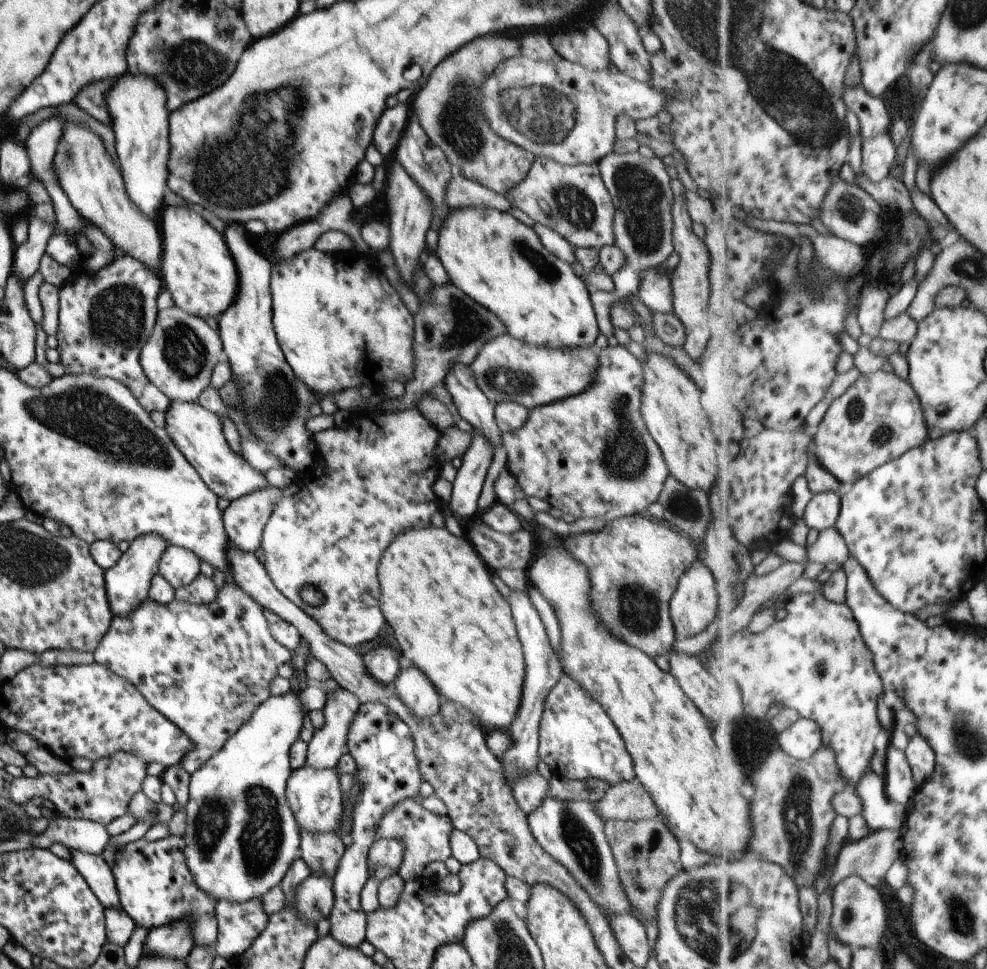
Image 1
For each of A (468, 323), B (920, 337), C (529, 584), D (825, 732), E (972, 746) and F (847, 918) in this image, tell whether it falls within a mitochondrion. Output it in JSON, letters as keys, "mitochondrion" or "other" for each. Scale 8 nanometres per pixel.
{"A":"mitochondrion","B":"other","C":"other","D":"other","E":"mitochondrion","F":"mitochondrion"}

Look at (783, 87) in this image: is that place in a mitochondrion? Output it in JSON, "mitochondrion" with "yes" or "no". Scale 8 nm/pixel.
{"mitochondrion":"yes"}

